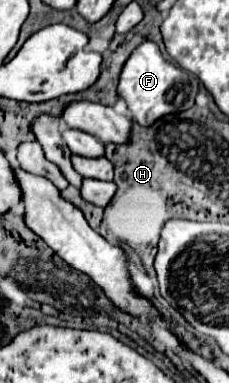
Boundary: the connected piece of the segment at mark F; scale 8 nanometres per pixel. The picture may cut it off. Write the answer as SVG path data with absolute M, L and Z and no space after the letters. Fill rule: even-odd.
M142 42L126 60L116 92L126 102L132 120L148 128L166 114L178 114L192 108L198 92L198 78L194 78L194 74L188 74L180 66L166 62L154 42Z

